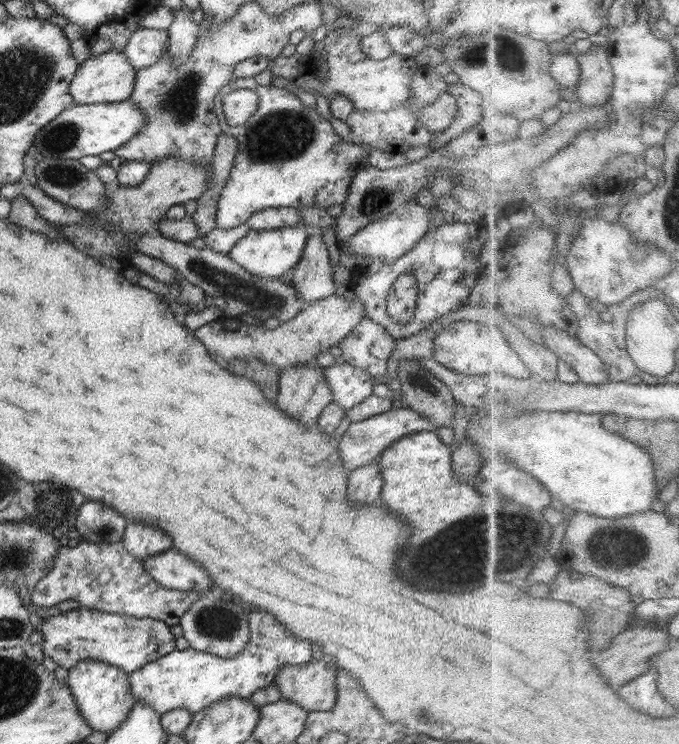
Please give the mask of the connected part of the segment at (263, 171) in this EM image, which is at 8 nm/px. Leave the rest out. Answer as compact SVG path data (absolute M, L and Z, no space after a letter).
M234 78L232 79L226 86L222 87L222 90L220 90L220 94L216 95L216 110L220 109L220 100L224 95L228 95L233 94L233 93L237 93L237 92L241 92L241 91L245 91L245 92L249 92L252 94L252 96L254 96L255 100L258 103L258 107L255 110L255 113L248 119L248 122L246 124L243 124L242 126L230 126L228 123L224 124L224 126L222 126L222 132L229 134L230 136L233 136L234 138L236 138L236 140L239 142L239 146L238 146L238 153L236 154L236 158L234 159L234 166L232 167L232 170L230 171L228 180L226 181L226 184L224 185L224 188L221 190L220 196L217 198L217 213L216 213L216 224L217 224L217 228L220 230L232 230L232 227L236 227L240 224L244 224L247 222L247 220L253 215L256 214L257 211L260 210L266 210L268 208L279 208L279 207L288 207L288 208L294 208L294 209L298 209L300 206L320 206L322 208L327 208L329 206L332 206L334 204L342 204L345 201L345 198L347 197L348 194L348 189L350 186L350 183L352 182L352 177L354 176L354 173L360 169L363 168L365 162L366 162L366 158L368 158L368 154L369 152L372 150L372 146L369 146L370 150L366 150L364 148L362 148L361 145L357 145L356 143L352 143L350 142L350 140L348 139L343 139L342 137L340 137L336 131L334 131L334 128L332 127L332 124L330 123L330 121L328 121L328 119L325 119L324 117L322 117L321 115L318 115L318 113L316 113L315 109L316 107L306 107L306 105L304 105L302 103L302 101L300 101L298 95L296 95L294 92L290 92L289 90L286 90L283 87L276 87L272 84L270 85L259 85L258 83L256 83L256 81L254 81L254 78Z

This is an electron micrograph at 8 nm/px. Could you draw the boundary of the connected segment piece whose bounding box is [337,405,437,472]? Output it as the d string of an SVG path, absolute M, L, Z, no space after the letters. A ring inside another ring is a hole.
M396 405L395 408L384 412L384 414L378 414L364 421L352 422L343 434L338 444L337 452L343 462L343 466L345 466L345 470L352 472L357 468L375 462L382 454L382 451L388 448L388 445L391 445L396 439L402 438L404 435L414 434L416 431L436 429L437 424L434 421L424 419L414 410L399 408Z

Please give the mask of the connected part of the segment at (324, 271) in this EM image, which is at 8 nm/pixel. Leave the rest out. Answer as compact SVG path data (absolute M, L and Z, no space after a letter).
M322 234L310 235L306 239L300 260L292 268L289 278L294 281L305 303L324 300L335 294L330 256Z

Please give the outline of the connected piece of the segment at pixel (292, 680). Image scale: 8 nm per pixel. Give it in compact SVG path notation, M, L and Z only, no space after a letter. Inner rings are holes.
M328 653L320 660L312 660L303 665L284 665L276 673L273 683L280 691L281 698L298 706L312 711L331 711L336 704L337 690L335 685L335 674L338 666L335 658Z

